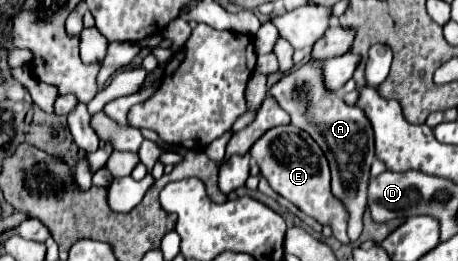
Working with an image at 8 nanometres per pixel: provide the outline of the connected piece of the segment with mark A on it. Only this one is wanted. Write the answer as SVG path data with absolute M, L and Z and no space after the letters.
M307 61L303 67L285 73L273 87L271 95L279 101L283 111L291 115L291 125L305 129L323 149L331 167L331 191L339 197L349 211L349 239L355 243L363 229L363 211L367 205L369 169L375 157L373 129L363 109L349 107L339 93L327 91L321 77L323 61Z

